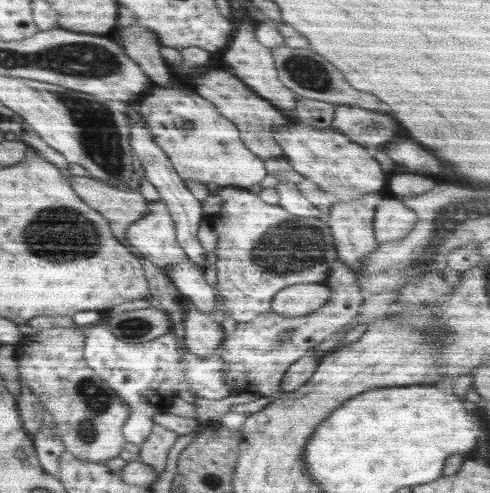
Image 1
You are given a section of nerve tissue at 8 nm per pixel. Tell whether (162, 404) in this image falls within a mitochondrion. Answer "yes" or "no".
no

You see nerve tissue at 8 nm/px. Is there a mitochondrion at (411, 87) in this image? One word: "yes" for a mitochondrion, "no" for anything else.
no

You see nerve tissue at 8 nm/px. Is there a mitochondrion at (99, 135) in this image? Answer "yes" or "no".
yes

